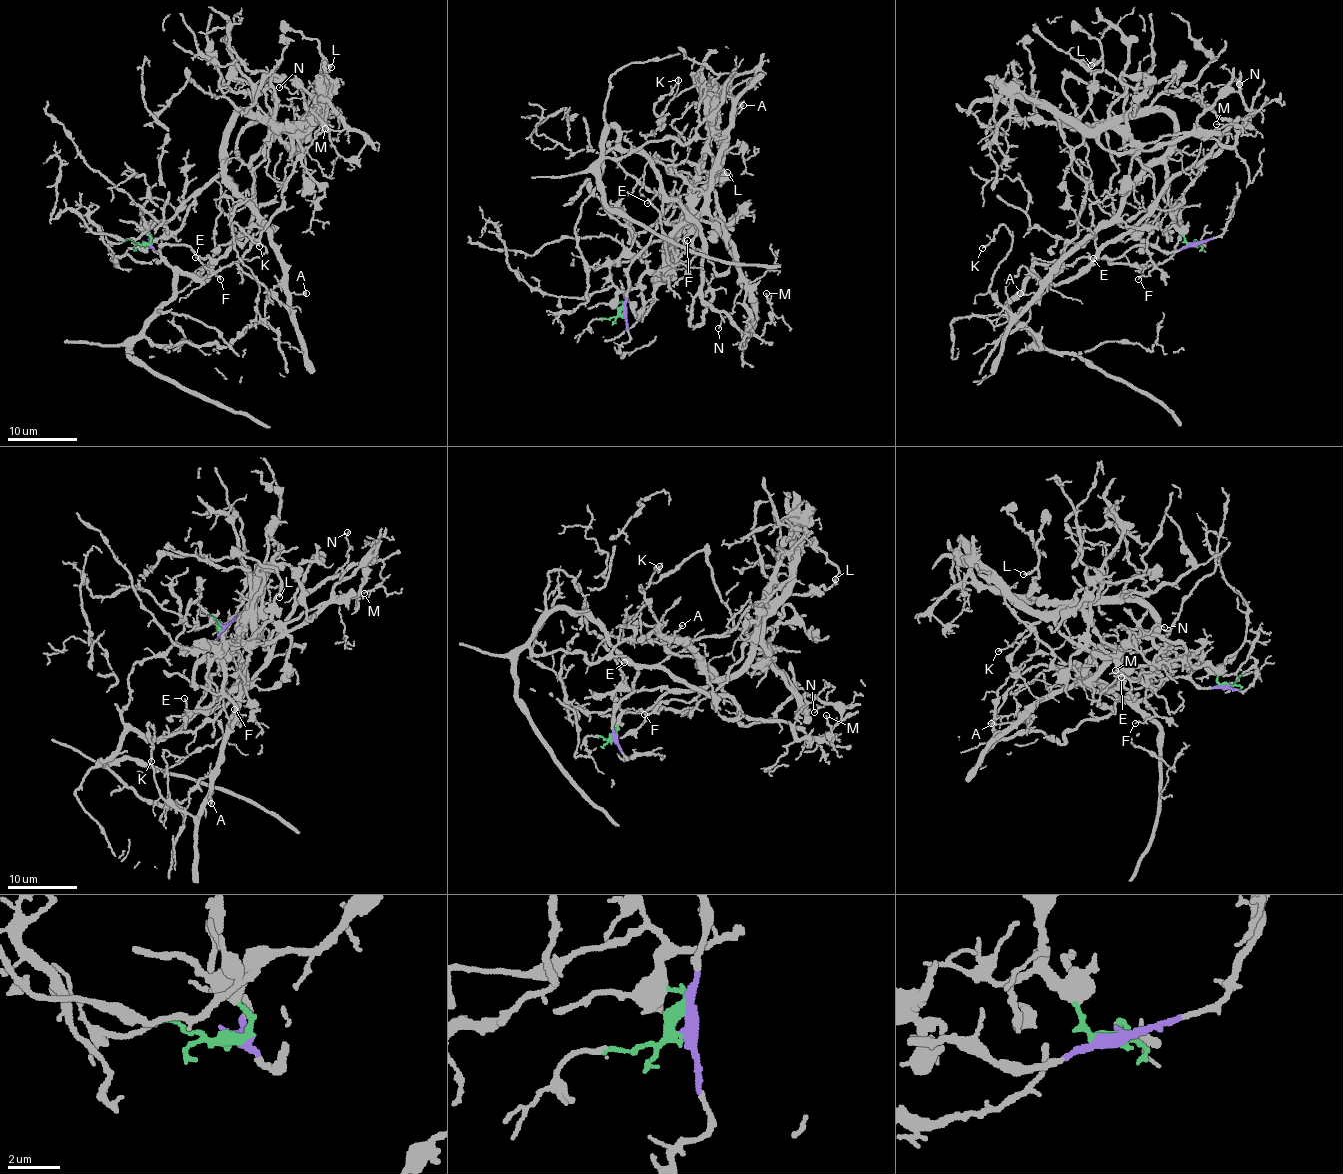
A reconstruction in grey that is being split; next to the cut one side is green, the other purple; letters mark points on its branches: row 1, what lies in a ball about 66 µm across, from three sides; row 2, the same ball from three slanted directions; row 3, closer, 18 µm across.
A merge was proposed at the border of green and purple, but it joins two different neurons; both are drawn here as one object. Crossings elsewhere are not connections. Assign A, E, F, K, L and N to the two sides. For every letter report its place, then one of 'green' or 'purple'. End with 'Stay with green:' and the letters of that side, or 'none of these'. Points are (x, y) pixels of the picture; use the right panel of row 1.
A: at (1020, 293); green
E: at (1093, 258); purple
F: at (1138, 279); green
K: at (982, 248); green
L: at (1091, 65); green
N: at (1239, 84); green
Stay with green: A, F, K, L, N

